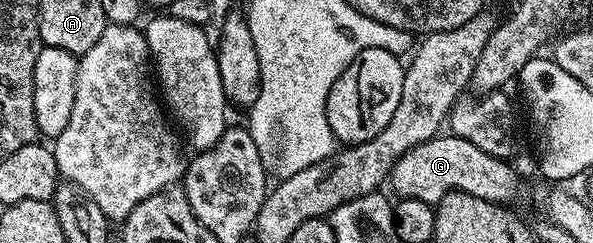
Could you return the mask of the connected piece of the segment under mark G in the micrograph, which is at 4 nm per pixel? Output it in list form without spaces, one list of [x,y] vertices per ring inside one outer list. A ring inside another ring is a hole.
[[[439,134],[404,154],[390,172],[388,188],[398,198],[420,198],[420,202],[437,205],[450,192],[467,192],[493,204],[514,206],[522,192],[522,180],[509,159],[493,156],[480,146],[472,146],[453,134]]]

